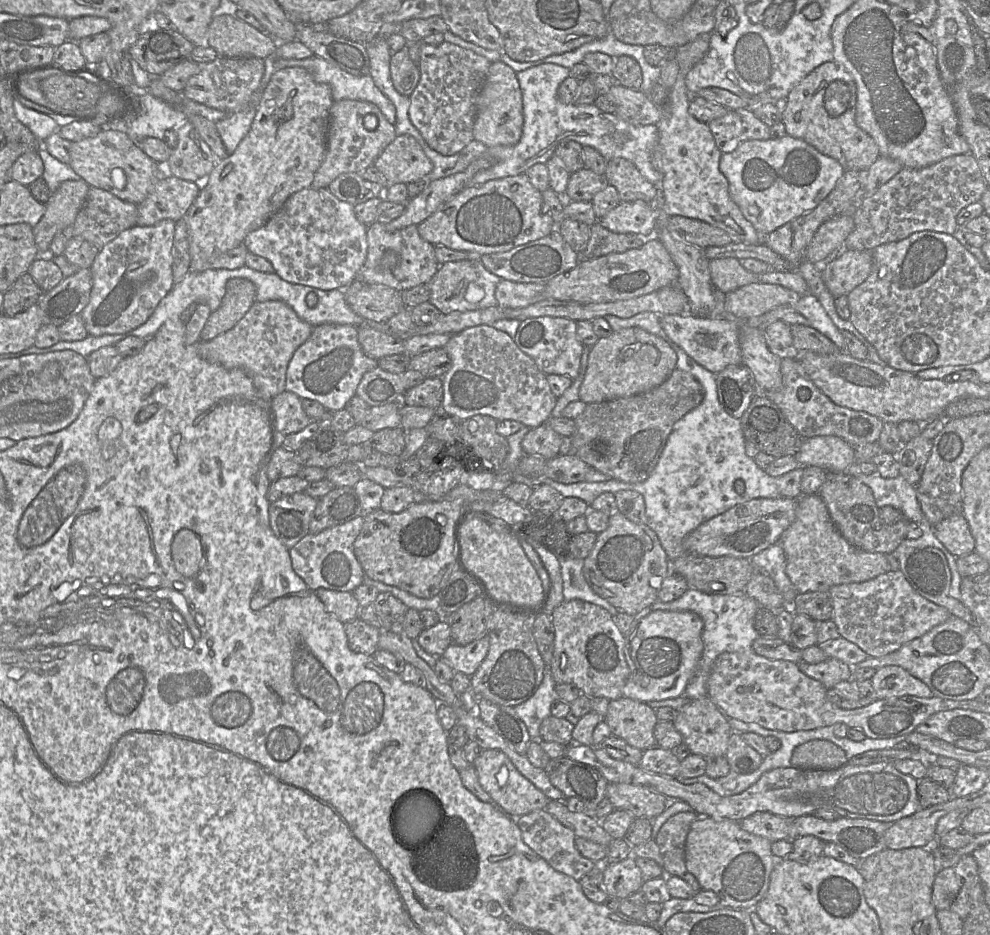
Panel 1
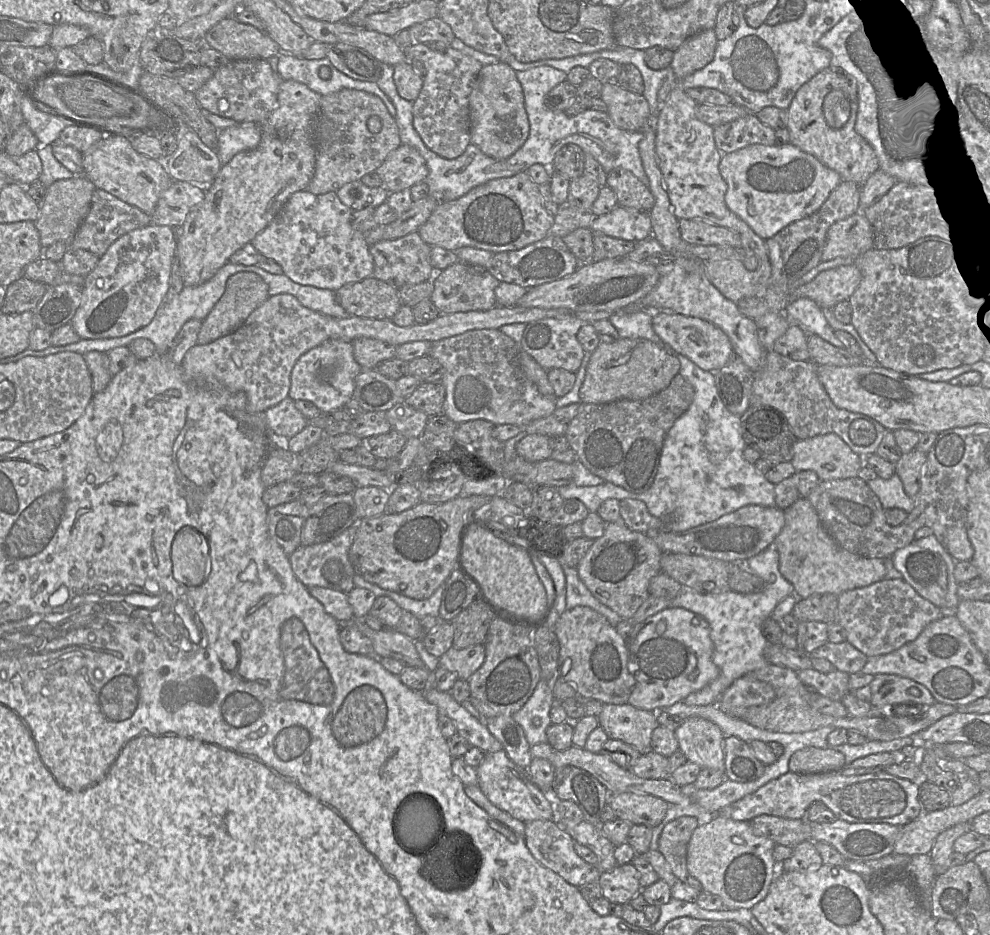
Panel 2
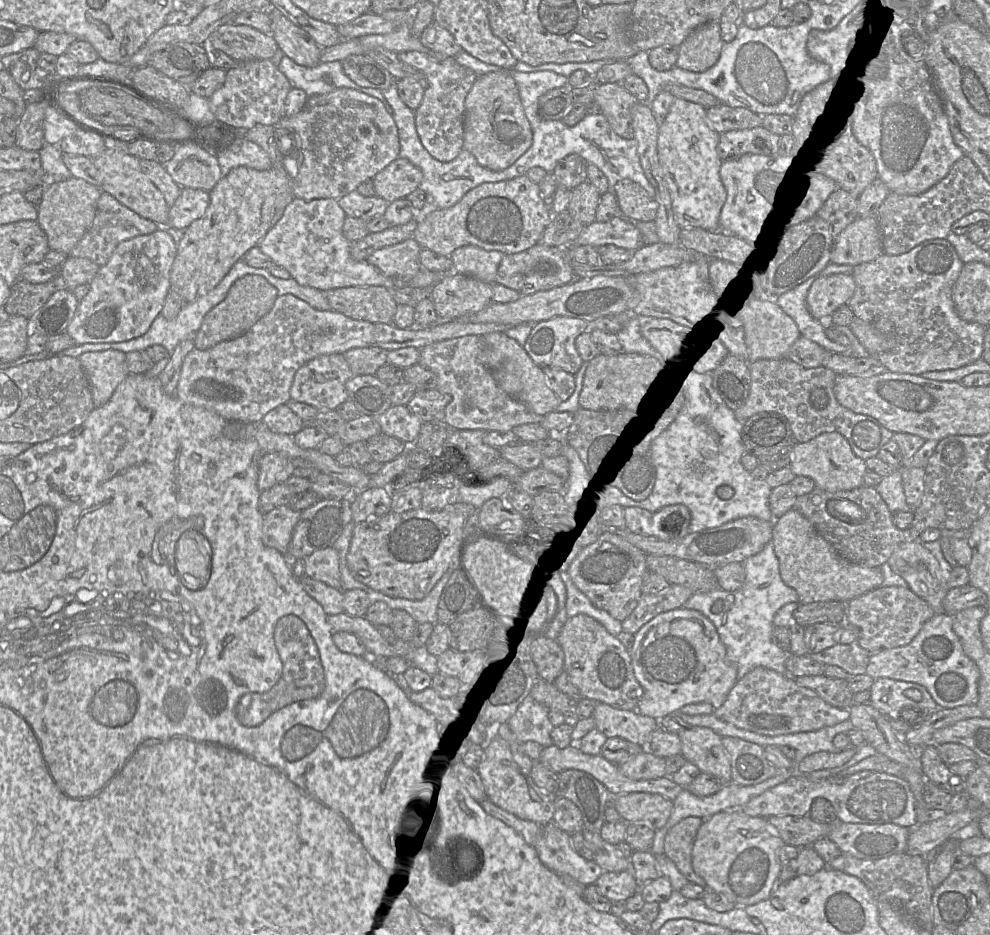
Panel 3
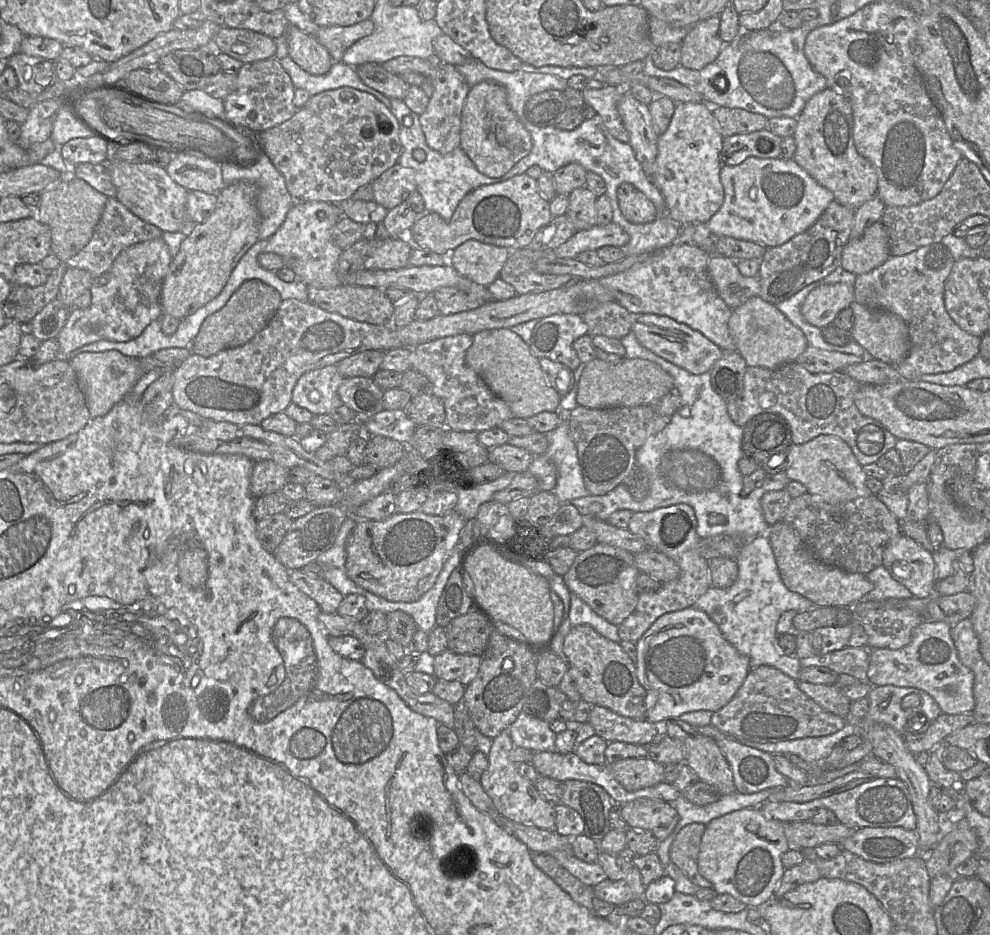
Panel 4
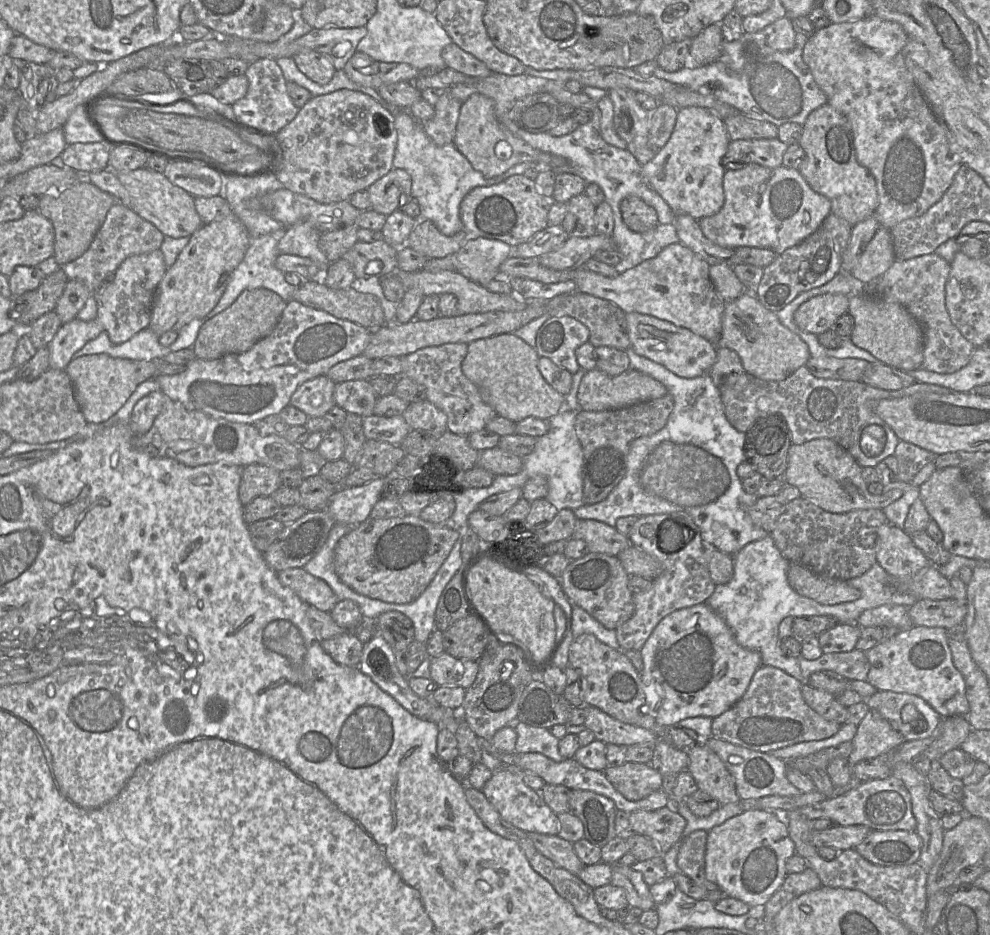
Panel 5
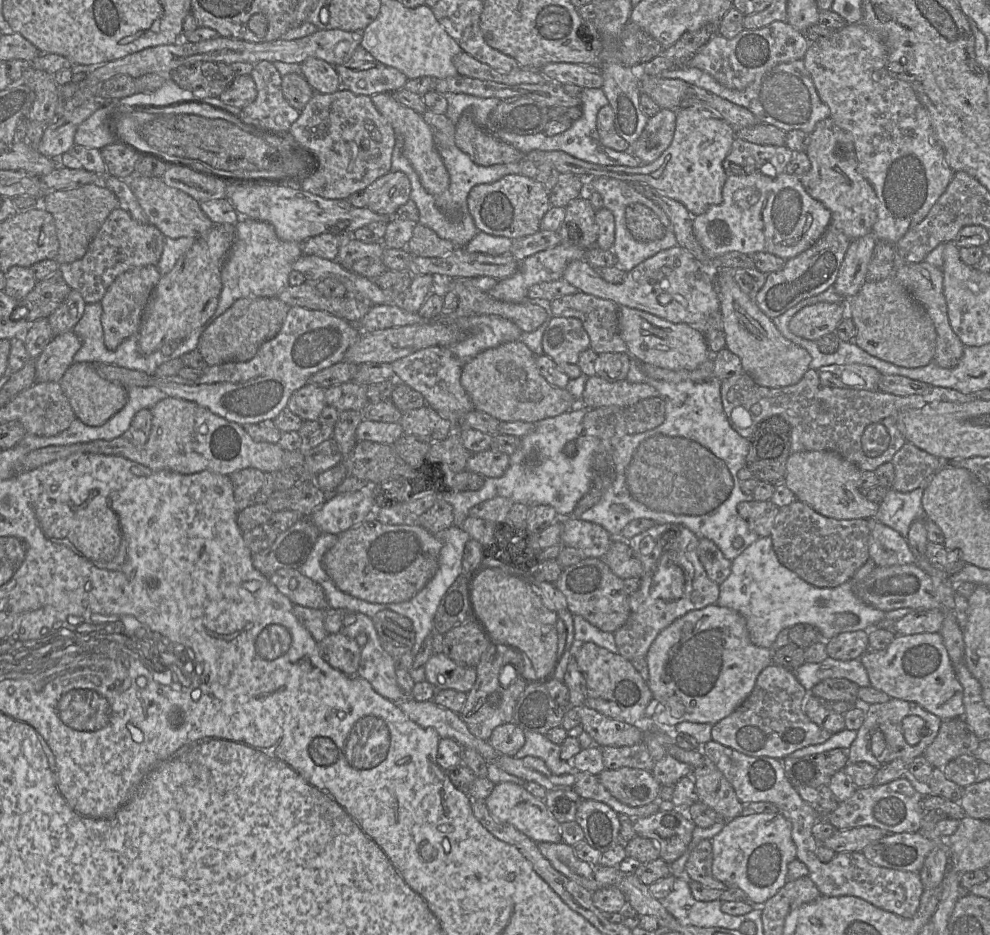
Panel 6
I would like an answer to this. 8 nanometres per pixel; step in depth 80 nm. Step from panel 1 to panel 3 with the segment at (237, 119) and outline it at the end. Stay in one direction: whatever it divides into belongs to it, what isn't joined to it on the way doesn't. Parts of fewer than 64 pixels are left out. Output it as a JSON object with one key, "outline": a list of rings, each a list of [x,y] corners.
{"outline":[[[243,135],[225,150],[216,151],[222,177],[232,169],[240,166],[255,170],[268,170],[274,163],[269,155],[258,144],[246,139]]]}

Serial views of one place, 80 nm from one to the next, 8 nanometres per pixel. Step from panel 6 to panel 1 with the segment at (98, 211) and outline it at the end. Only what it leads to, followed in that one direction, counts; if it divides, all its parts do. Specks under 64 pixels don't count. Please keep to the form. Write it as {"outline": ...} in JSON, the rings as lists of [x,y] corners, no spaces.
{"outline":[[[83,179],[68,180],[52,193],[45,204],[44,215],[33,227],[39,255],[48,255],[54,236],[71,227],[86,201],[89,189],[89,184]]]}

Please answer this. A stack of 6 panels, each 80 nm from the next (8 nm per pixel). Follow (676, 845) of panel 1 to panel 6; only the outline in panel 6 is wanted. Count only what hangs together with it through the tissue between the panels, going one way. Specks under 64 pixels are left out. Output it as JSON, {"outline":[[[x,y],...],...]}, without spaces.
{"outline":[[[703,839],[691,852],[686,865],[686,877],[707,888],[725,891],[728,887],[712,874],[713,853],[711,840]]]}

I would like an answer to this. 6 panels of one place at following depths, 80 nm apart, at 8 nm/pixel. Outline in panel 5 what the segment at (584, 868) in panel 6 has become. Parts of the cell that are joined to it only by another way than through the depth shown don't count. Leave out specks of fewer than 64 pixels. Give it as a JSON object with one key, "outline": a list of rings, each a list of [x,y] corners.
{"outline":[[[527,832],[536,849],[559,867],[578,876],[585,866],[576,855],[573,843],[558,835],[547,835],[537,832]]]}

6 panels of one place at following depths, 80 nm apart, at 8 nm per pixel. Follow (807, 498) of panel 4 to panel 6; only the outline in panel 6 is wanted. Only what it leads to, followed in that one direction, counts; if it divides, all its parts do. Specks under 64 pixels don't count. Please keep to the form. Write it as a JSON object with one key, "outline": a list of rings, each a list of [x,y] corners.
{"outline":[[[770,500],[744,501],[738,504],[737,510],[739,516],[747,522],[750,530],[759,537],[771,536],[773,549],[781,564],[814,586],[836,587],[851,579],[855,572],[870,558],[870,530],[867,519],[838,520],[829,518],[819,514],[800,500],[795,500],[781,508]]]}

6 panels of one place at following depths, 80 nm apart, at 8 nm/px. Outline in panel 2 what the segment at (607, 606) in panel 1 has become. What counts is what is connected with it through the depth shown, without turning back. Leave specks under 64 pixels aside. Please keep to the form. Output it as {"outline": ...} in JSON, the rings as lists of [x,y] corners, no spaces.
{"outline":[[[563,566],[566,579],[566,608],[587,606],[603,615],[612,626],[616,626],[622,618],[609,607],[598,601],[581,581],[577,569]]]}

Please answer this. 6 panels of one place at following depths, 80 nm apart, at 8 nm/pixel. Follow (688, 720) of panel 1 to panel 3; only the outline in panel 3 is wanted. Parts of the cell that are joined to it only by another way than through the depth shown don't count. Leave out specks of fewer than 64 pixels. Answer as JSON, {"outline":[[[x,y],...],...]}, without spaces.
{"outline":[[[691,727],[678,736],[681,740],[681,754],[688,762],[723,783],[732,782],[730,758],[720,735],[710,728]]]}

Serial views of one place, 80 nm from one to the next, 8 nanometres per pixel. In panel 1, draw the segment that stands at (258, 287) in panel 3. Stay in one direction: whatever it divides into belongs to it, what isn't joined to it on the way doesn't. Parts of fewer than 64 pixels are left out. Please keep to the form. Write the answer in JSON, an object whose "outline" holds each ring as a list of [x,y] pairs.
{"outline":[[[244,278],[230,279],[219,308],[211,312],[201,334],[201,341],[209,341],[232,329],[256,302],[256,287]]]}

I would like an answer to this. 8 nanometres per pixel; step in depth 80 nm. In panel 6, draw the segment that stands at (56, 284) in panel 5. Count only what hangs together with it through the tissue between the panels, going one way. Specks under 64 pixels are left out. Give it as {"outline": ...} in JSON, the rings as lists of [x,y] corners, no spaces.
{"outline":[[[58,270],[49,277],[37,281],[34,289],[22,300],[11,313],[12,320],[34,322],[48,318],[67,298],[72,289]]]}

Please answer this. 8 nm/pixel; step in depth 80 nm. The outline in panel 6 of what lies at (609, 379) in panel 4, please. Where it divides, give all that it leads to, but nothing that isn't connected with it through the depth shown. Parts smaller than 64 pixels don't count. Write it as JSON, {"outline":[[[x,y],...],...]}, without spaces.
{"outline":[[[593,375],[586,381],[579,404],[589,409],[609,406],[630,407],[644,399],[658,396],[658,391],[646,383],[631,383],[626,379],[610,382]]]}

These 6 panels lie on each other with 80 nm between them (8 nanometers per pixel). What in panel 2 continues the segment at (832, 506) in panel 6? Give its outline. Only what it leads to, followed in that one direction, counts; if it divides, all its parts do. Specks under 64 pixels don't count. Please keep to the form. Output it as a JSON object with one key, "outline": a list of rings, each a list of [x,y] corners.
{"outline":[[[834,433],[798,440],[791,463],[796,472],[814,471],[820,481],[856,477],[865,464],[864,458]]]}

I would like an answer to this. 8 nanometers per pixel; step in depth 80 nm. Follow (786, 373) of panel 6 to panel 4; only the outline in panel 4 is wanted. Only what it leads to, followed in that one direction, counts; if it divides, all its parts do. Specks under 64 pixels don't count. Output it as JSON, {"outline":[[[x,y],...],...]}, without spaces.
{"outline":[[[760,296],[749,298],[741,306],[734,308],[728,322],[730,335],[736,350],[744,358],[748,367],[758,366],[769,369],[795,362],[807,348],[803,332],[774,305]]]}

